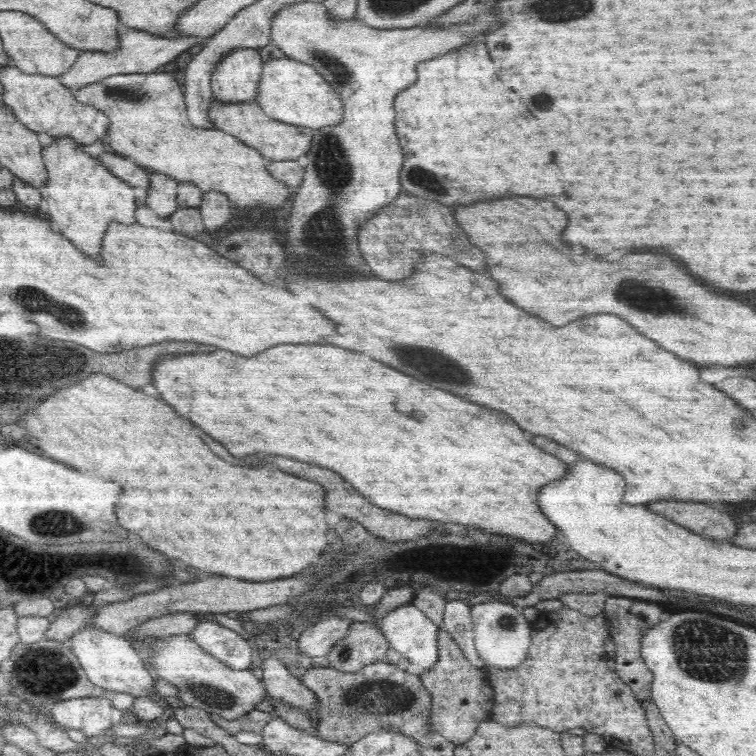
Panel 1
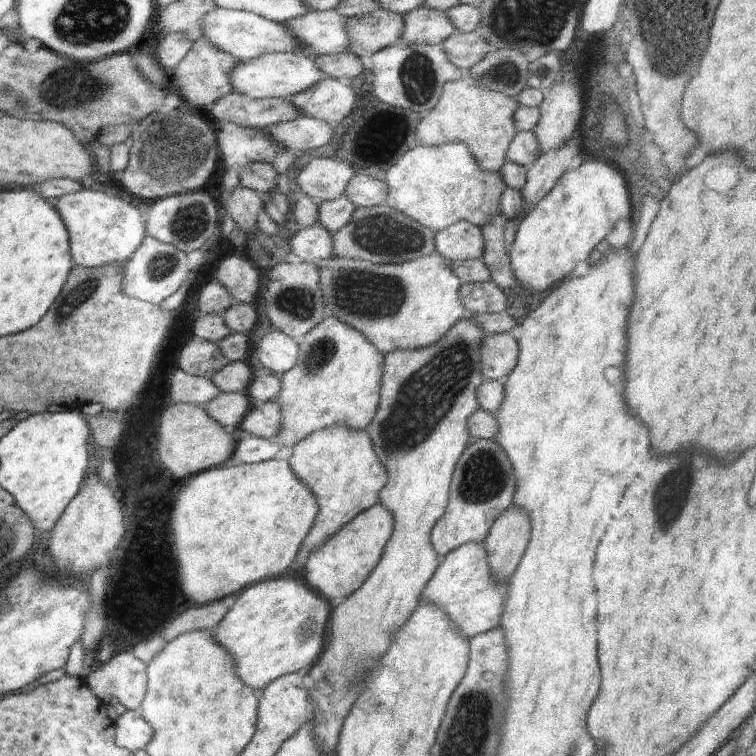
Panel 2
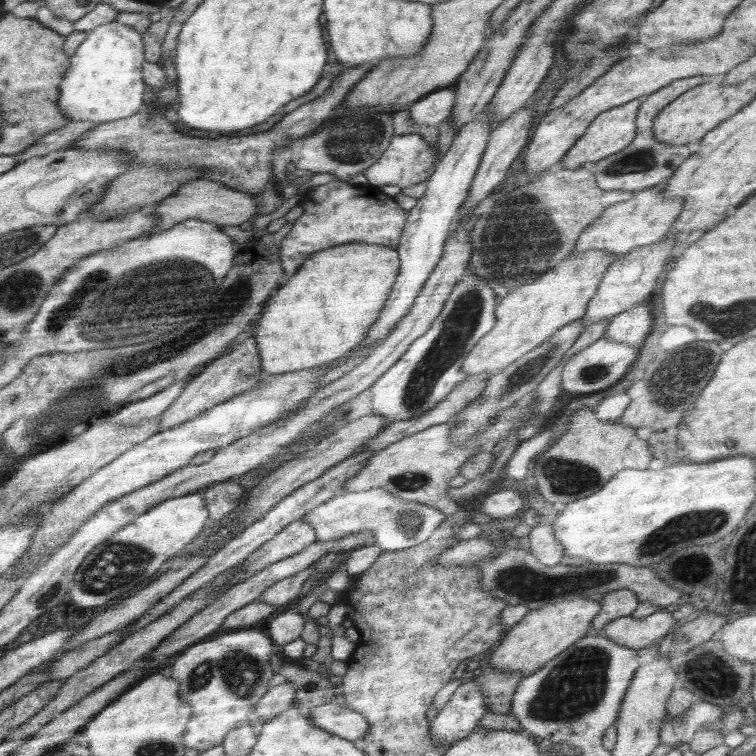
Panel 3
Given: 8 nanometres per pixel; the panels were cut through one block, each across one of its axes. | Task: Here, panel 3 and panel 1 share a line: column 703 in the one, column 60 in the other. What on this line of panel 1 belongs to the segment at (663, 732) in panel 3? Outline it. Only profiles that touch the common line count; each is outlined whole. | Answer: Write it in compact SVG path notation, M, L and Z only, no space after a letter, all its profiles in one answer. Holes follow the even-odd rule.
M82 697L51 707L52 721L64 730L80 730L87 737L98 736L110 726L124 722L124 713L104 697Z

